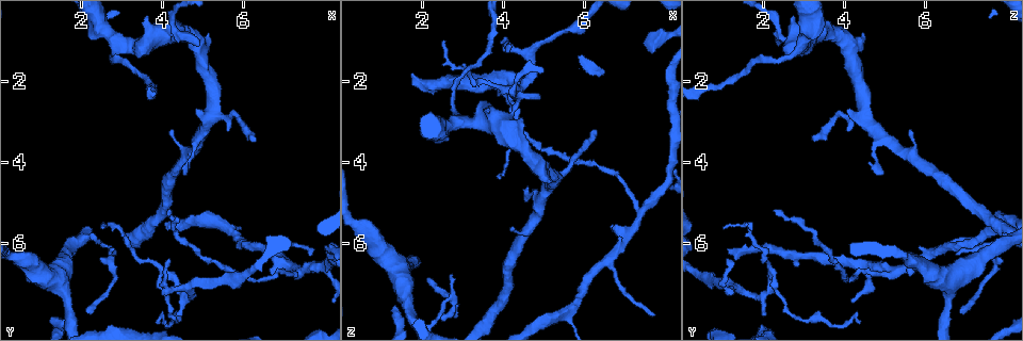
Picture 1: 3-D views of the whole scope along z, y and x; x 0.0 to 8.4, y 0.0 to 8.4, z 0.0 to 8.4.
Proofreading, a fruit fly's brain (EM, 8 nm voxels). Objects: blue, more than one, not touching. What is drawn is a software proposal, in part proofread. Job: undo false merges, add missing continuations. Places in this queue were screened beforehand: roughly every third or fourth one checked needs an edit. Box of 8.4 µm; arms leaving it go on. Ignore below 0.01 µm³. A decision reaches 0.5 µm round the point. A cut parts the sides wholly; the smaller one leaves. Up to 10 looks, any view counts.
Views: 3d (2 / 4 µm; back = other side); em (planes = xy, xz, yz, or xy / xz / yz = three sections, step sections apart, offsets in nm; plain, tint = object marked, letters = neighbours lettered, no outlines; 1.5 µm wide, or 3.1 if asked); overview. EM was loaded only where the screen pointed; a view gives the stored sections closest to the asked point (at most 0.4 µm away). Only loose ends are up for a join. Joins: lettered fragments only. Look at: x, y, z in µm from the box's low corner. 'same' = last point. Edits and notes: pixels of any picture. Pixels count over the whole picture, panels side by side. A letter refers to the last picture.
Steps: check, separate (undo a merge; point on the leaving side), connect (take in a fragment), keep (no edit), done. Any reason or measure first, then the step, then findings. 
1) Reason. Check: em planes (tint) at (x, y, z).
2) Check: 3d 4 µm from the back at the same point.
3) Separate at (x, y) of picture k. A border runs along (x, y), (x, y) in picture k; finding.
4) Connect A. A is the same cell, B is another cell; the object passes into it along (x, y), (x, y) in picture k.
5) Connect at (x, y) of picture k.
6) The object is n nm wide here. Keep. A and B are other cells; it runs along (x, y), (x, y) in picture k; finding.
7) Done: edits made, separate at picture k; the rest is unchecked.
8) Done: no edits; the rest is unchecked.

Branch stops here. Check: em planes (letters) at (3.90, 7.90, 4.40).

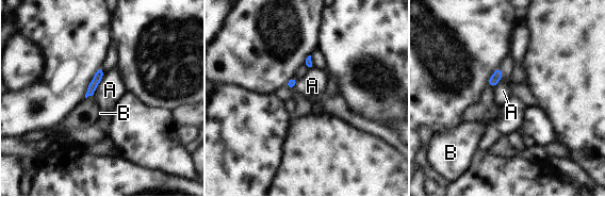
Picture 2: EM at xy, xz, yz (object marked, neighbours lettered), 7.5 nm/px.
The longest contact is with A, 180 nm. Keep. A and B are other cells; no lettered fragment goes on from it.

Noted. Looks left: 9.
Check: 3d 2 µm at (2.70, 6.20, 7.45).

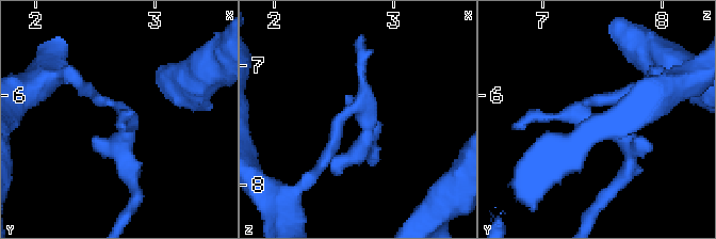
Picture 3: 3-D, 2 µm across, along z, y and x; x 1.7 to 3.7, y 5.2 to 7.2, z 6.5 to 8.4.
Check: em planes (tint) at (2.76, 6.22, 7.40).

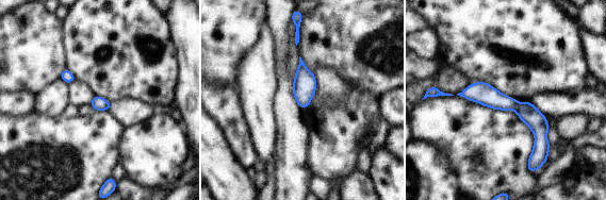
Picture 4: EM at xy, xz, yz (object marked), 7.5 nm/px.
See the neighbours. Check: em planes (letters) at the same point.

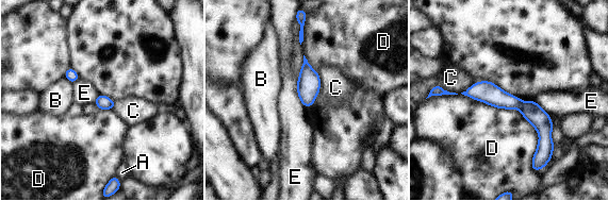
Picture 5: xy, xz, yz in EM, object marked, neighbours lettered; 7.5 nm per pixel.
Separate at (530, 111) of picture 5. A, B, C, D and E are other cells; a second neuron is stuck on.

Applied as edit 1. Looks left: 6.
Check: overview.

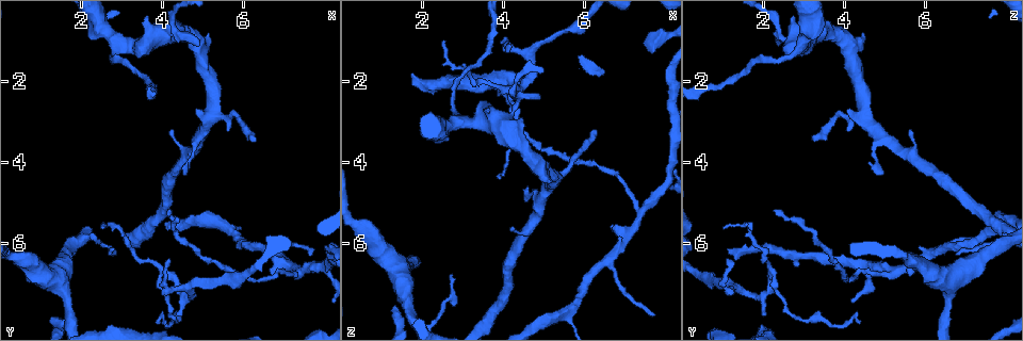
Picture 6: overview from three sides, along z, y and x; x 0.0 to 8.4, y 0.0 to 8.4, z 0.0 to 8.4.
Branch stops here. Check: em planes (letters) at (7.80, 6.15, 7.70).

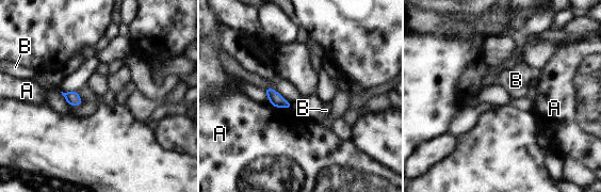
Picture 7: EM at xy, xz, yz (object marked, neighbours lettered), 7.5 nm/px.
Keep. A and B are other cells; a border runs along (269, 102), (288, 109), (293, 106) in picture 7; no lettered fragment goes on from it.

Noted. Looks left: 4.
Tapers out. Check: 3d 2 µm from the back at (6.35, 3.50, 3.20).

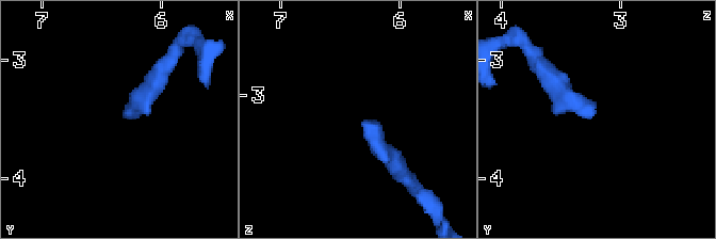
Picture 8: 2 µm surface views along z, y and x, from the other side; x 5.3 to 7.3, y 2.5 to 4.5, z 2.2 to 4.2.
Check: em xy step 8 (letters) at (6.32, 3.50, 3.22).

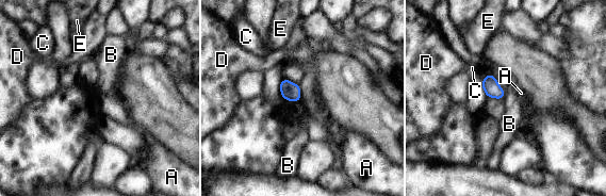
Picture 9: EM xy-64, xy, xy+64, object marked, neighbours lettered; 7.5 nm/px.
Check: em planes (letters) at the same point.

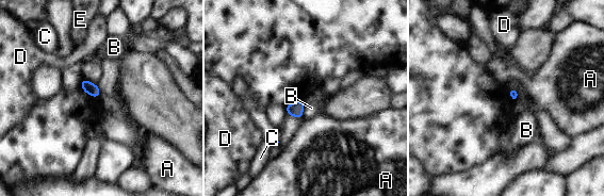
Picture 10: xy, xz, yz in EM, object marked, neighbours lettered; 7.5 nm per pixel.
Keep. A, B, C, D and E are other cells; a border runs along (306, 101), (302, 117) in picture 10; no lettered fragment goes on from it.

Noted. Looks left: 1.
Done: edits made, separate at picture 5; the rest is unchecked.

